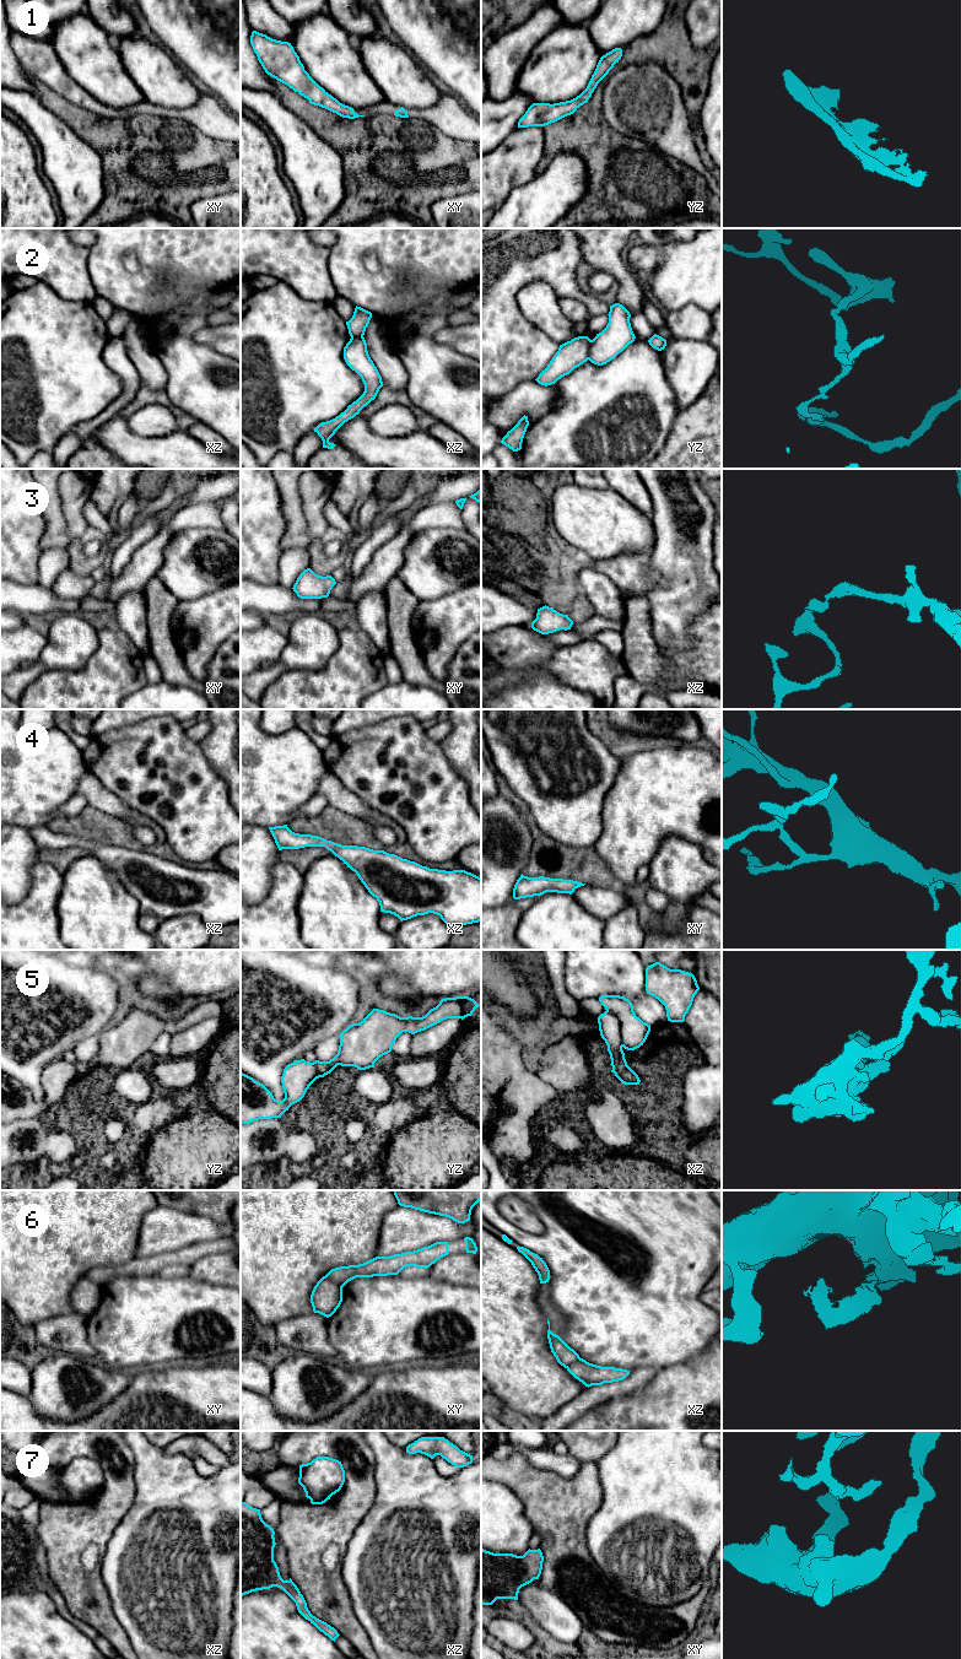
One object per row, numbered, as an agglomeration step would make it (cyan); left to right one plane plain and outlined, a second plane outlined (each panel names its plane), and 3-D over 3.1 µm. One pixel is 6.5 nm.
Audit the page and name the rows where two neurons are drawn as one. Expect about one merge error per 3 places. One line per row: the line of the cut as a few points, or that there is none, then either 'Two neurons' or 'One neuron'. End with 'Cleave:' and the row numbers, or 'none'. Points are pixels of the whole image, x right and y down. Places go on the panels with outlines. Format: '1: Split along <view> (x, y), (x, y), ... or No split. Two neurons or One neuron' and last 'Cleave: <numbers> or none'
1: No split. One neuron
2: Split along yz (590, 340), (587, 358). Two neurons
3: No split. One neuron
4: No split. One neuron
5: No split. One neuron
6: No split. One neuron
7: No split. One neuron
Cleave: 2

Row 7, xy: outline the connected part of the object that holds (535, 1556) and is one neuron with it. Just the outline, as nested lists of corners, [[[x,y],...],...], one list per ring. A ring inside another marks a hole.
[[[481,1549],[481,1605],[492,1605],[497,1599],[518,1600],[519,1589],[539,1579],[542,1562],[540,1549],[529,1549],[523,1556]]]

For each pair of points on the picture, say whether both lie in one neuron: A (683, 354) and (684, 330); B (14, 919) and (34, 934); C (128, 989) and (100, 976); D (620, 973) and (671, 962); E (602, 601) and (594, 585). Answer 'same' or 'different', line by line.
A: different
B: same
C: different
D: different
E: same

